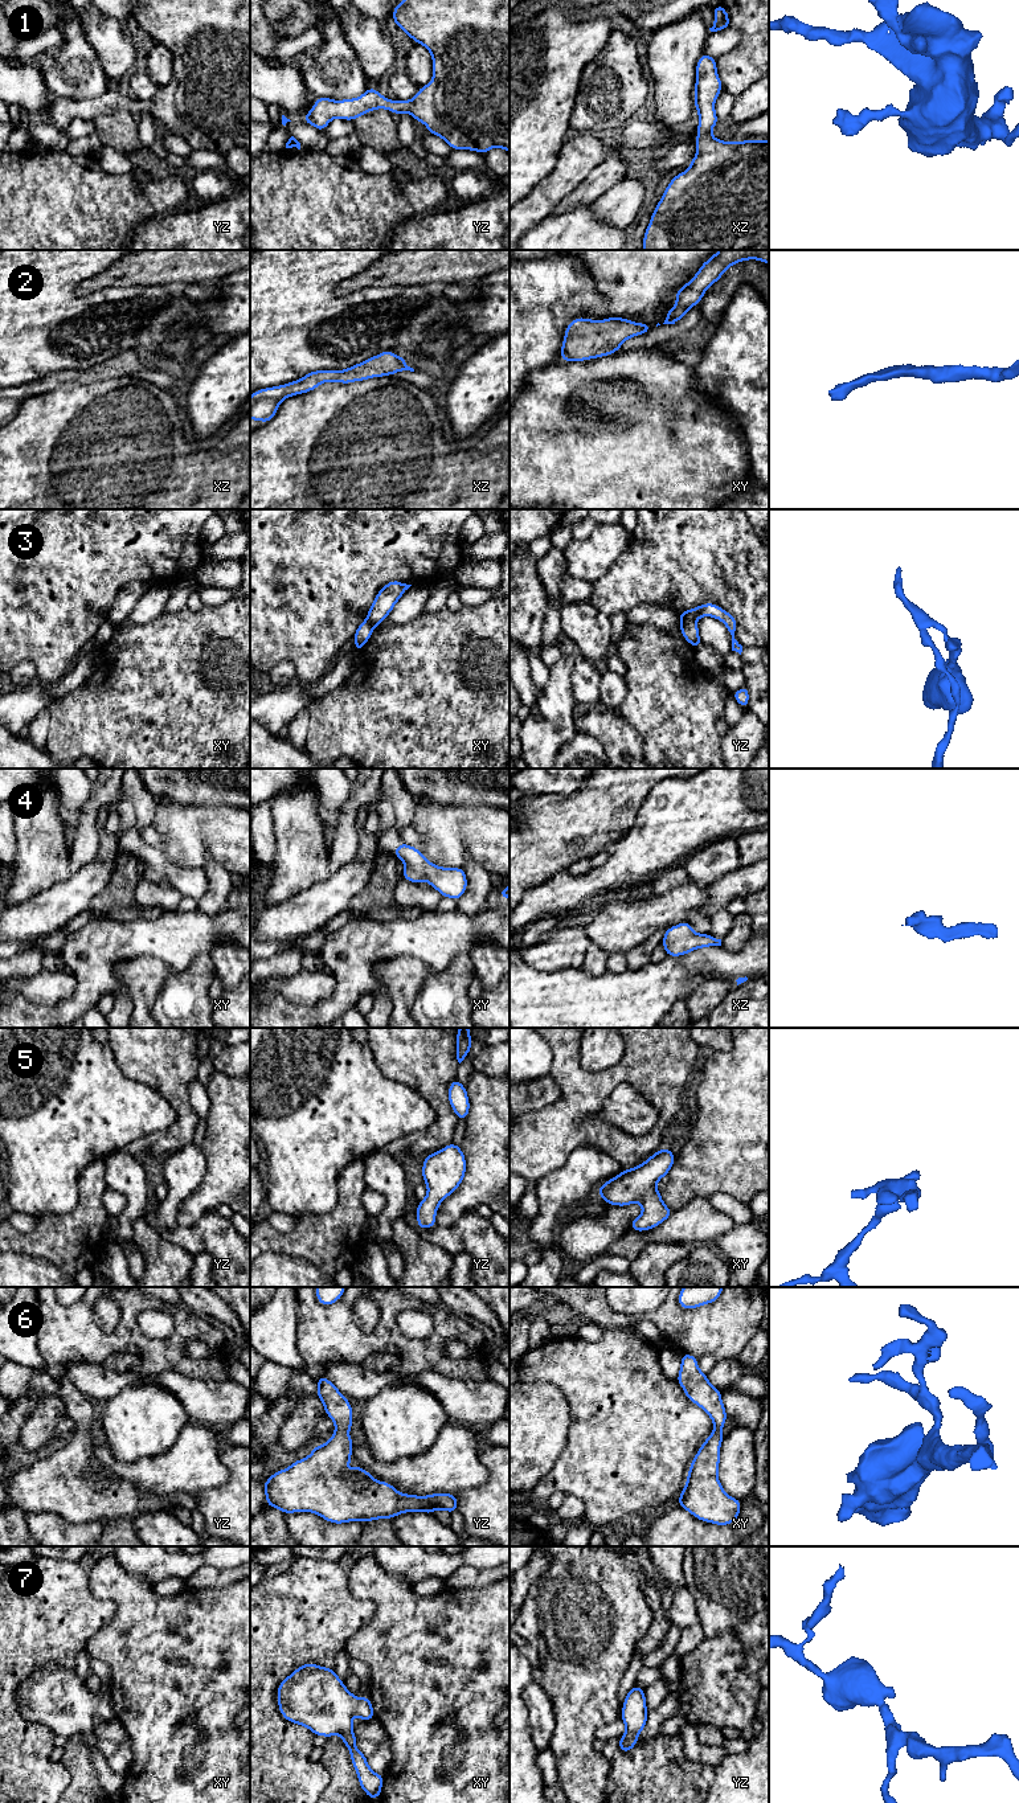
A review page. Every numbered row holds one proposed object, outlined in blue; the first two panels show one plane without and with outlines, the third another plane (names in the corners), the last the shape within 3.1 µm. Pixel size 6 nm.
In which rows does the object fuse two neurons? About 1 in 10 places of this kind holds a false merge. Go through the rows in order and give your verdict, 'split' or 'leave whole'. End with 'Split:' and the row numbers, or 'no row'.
1: leave whole
2: leave whole
3: split
4: leave whole
5: leave whole
6: leave whole
7: leave whole
Split: 3

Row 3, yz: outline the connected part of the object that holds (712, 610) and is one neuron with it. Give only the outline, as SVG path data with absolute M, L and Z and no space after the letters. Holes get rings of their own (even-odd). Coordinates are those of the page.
M704 603L704 605L697 606L696 608L691 608L688 611L682 611L678 615L682 622L696 620L701 616L712 616L712 618L721 620L729 631L729 636L731 636L731 642L732 642L732 651L736 651L741 655L742 646L734 636L736 628L737 628L737 622L734 619L734 616L732 614L729 614L728 611L723 610L721 607L719 607L715 603Z

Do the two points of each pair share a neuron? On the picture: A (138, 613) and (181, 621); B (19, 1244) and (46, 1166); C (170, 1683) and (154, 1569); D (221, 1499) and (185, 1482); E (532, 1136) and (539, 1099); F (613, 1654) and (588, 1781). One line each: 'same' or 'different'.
A: different
B: different
C: different
D: different
E: different
F: same

